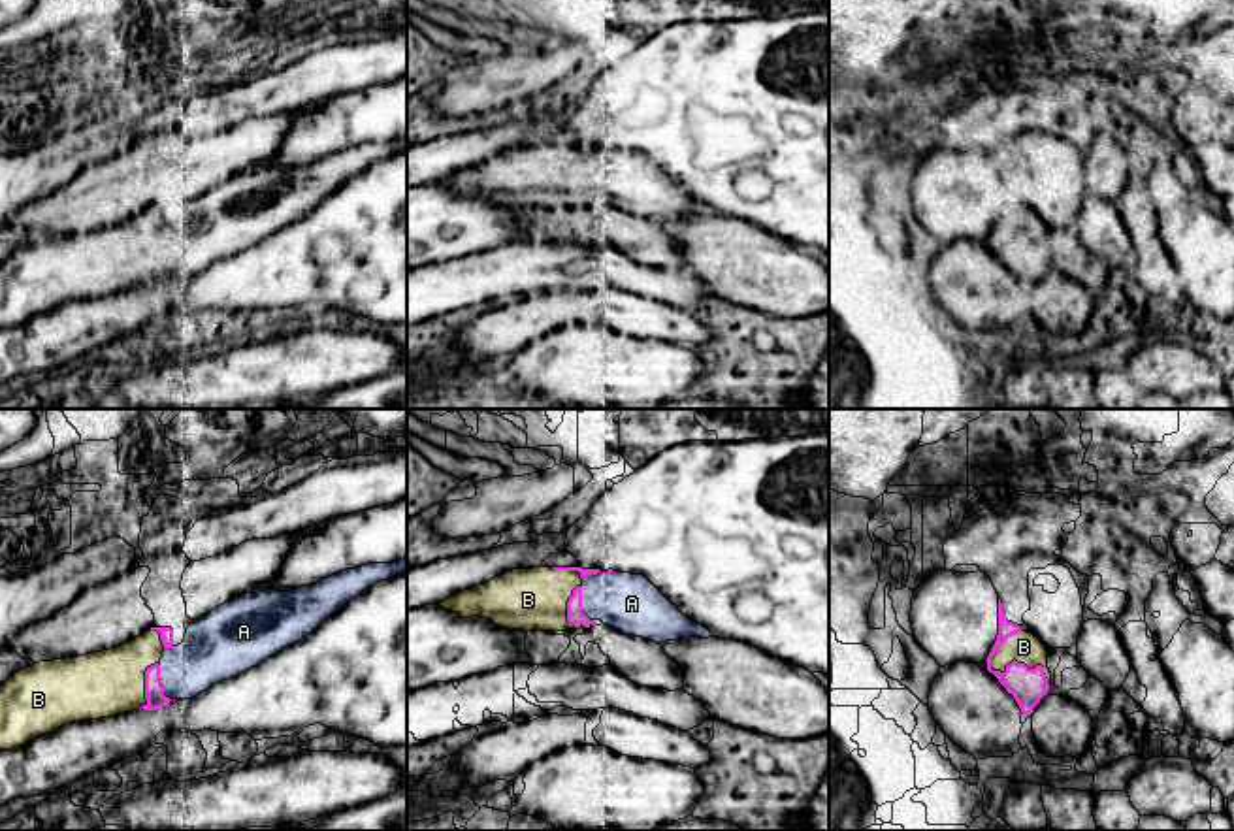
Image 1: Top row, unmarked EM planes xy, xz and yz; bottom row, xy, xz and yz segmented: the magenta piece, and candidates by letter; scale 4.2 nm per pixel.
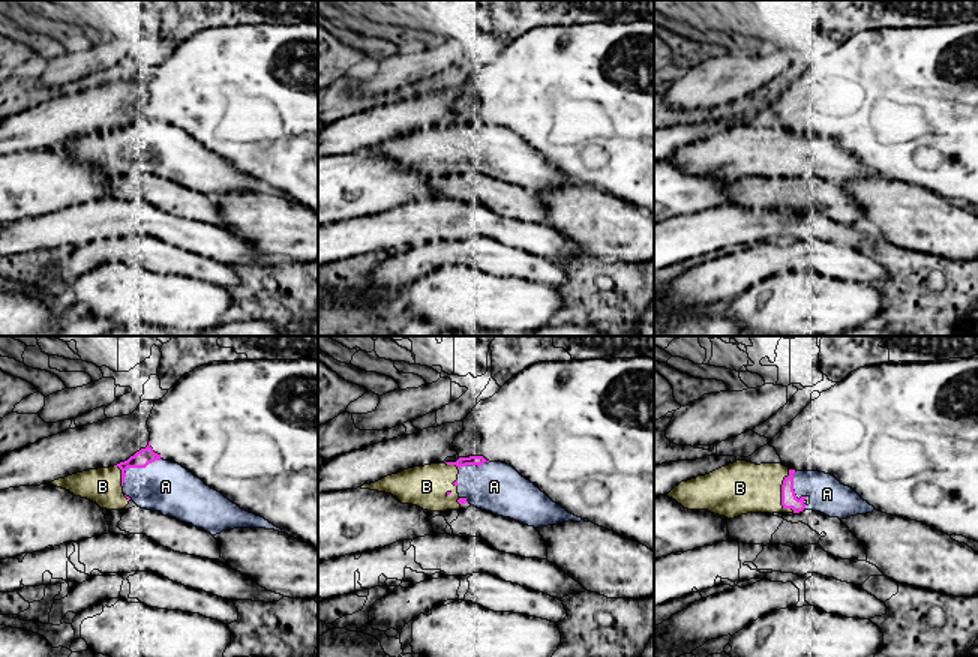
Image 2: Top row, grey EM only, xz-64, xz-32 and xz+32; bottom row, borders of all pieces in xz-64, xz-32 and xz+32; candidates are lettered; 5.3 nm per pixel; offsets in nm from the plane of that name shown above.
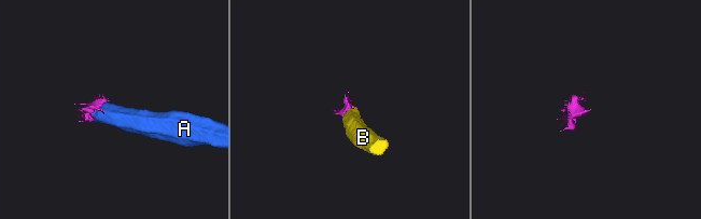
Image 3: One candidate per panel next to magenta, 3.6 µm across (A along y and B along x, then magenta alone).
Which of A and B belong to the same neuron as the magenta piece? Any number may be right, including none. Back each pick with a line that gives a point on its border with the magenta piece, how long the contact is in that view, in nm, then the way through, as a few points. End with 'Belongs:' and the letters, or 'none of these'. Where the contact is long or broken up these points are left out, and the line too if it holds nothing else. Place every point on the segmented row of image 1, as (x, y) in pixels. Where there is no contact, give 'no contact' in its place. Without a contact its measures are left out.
A: meets magenta in xy at (161, 683); contact 170 nm long
B: meets magenta in yz at (1020, 664); contact 280 nm long
Belongs: A, B

